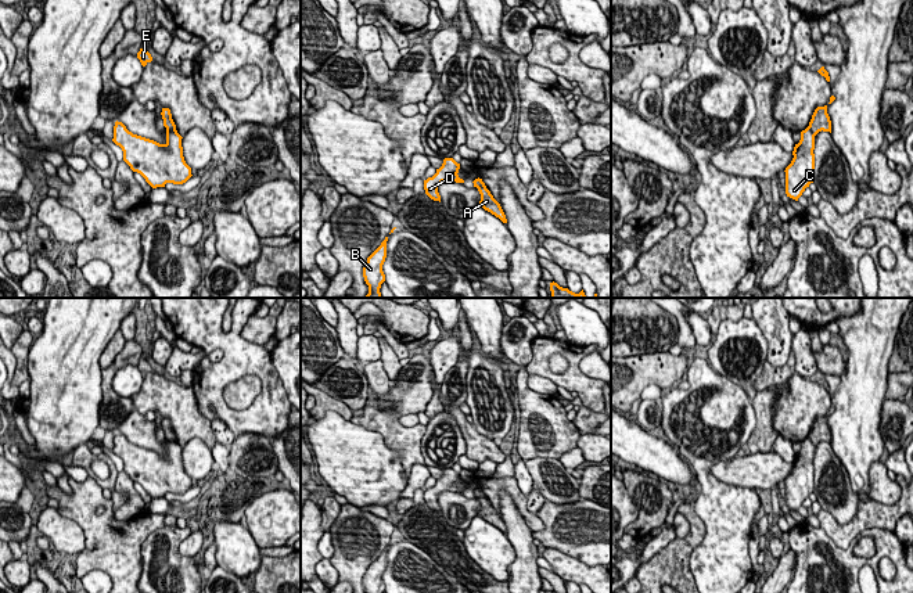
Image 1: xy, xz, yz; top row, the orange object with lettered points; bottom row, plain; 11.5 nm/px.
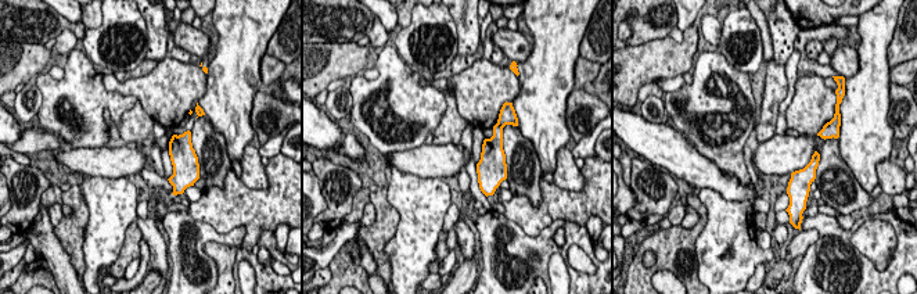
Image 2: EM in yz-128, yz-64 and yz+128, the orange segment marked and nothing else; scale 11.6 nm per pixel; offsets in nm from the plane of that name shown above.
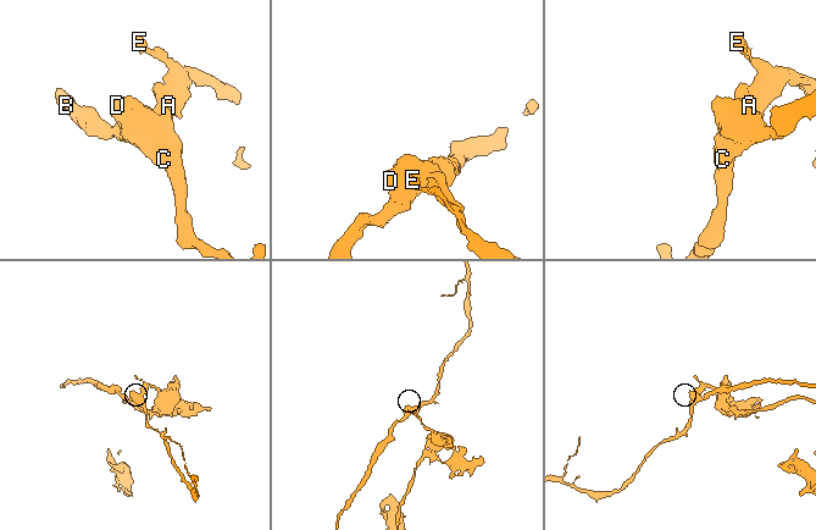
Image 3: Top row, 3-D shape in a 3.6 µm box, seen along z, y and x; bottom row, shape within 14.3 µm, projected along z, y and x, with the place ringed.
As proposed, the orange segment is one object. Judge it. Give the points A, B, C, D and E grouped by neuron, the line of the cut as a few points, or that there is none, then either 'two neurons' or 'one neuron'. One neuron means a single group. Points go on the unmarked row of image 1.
groups A E / B C D; cut xy (166, 438), (176, 442); two neurons

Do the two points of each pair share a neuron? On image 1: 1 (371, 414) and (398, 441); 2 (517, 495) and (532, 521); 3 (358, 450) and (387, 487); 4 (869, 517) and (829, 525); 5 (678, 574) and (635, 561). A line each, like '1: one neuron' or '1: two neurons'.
1: one neuron
2: one neuron
3: one neuron
4: one neuron
5: two neurons

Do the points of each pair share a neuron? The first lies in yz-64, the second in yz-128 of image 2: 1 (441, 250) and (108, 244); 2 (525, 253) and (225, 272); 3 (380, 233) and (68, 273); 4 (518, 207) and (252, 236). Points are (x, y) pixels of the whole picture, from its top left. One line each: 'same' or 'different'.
1: different
2: different
3: different
4: same

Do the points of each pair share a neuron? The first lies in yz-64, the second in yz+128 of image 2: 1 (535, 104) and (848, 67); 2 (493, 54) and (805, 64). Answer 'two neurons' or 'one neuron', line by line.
1: two neurons
2: two neurons

